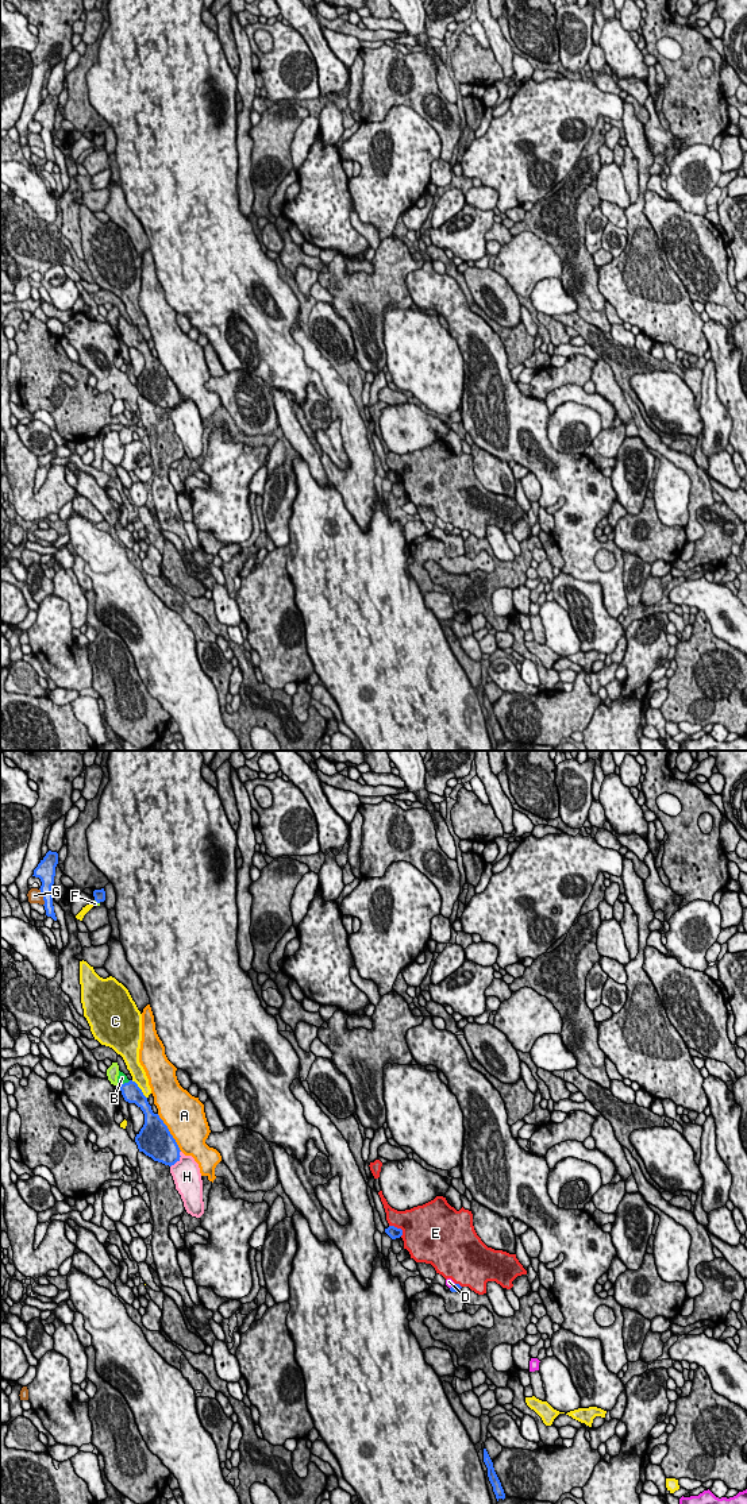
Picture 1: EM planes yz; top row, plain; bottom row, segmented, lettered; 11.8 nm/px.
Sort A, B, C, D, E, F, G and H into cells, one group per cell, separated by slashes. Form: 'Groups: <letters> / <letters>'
Groups: A H / B / C / D / E / F / G

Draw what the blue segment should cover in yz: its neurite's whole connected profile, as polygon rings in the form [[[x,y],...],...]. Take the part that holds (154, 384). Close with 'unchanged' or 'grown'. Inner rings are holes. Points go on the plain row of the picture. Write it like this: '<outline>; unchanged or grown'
[[[119,315],[118,329],[126,346],[135,347],[145,358],[145,369],[135,381],[139,396],[165,409],[180,405],[180,392],[170,378],[168,370],[154,358],[147,342],[132,324]]]; grown

